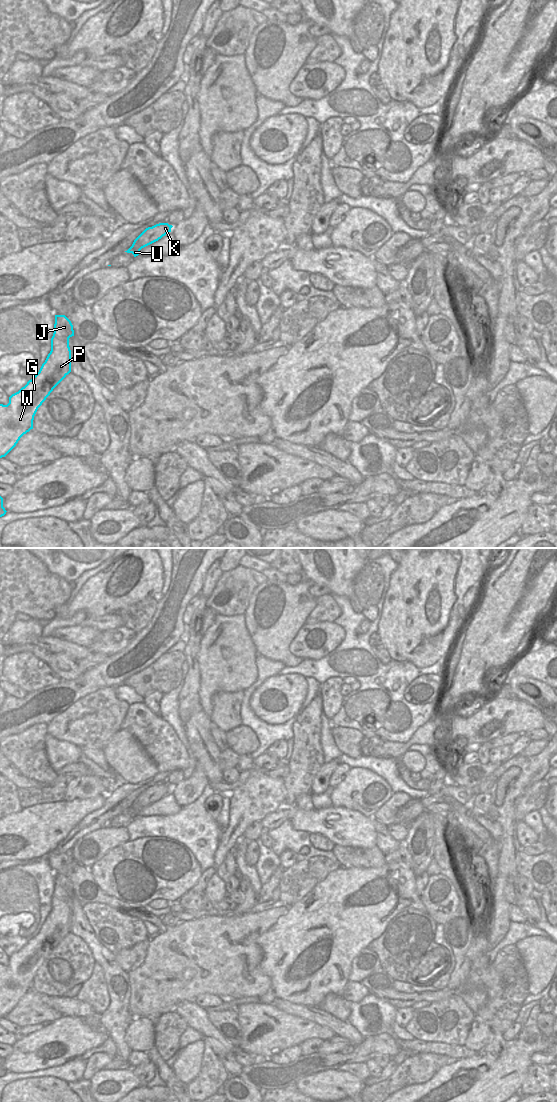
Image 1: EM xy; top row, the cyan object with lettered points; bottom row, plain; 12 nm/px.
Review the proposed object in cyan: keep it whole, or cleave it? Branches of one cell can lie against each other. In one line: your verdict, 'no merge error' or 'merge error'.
no merge error

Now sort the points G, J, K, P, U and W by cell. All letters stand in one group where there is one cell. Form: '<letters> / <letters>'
G J K P U W

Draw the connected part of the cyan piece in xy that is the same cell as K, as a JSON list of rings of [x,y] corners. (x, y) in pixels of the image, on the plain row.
[[[159,783],[146,788],[133,802],[132,806],[125,812],[132,813],[134,817],[139,815],[142,808],[158,801],[171,792],[173,786],[168,783]]]

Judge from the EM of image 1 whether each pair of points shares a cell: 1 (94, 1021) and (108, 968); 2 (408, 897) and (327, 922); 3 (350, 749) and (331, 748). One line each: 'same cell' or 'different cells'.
1: different cells
2: same cell
3: different cells

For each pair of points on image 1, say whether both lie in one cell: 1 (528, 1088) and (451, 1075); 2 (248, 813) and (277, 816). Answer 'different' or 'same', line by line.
1: different
2: different

